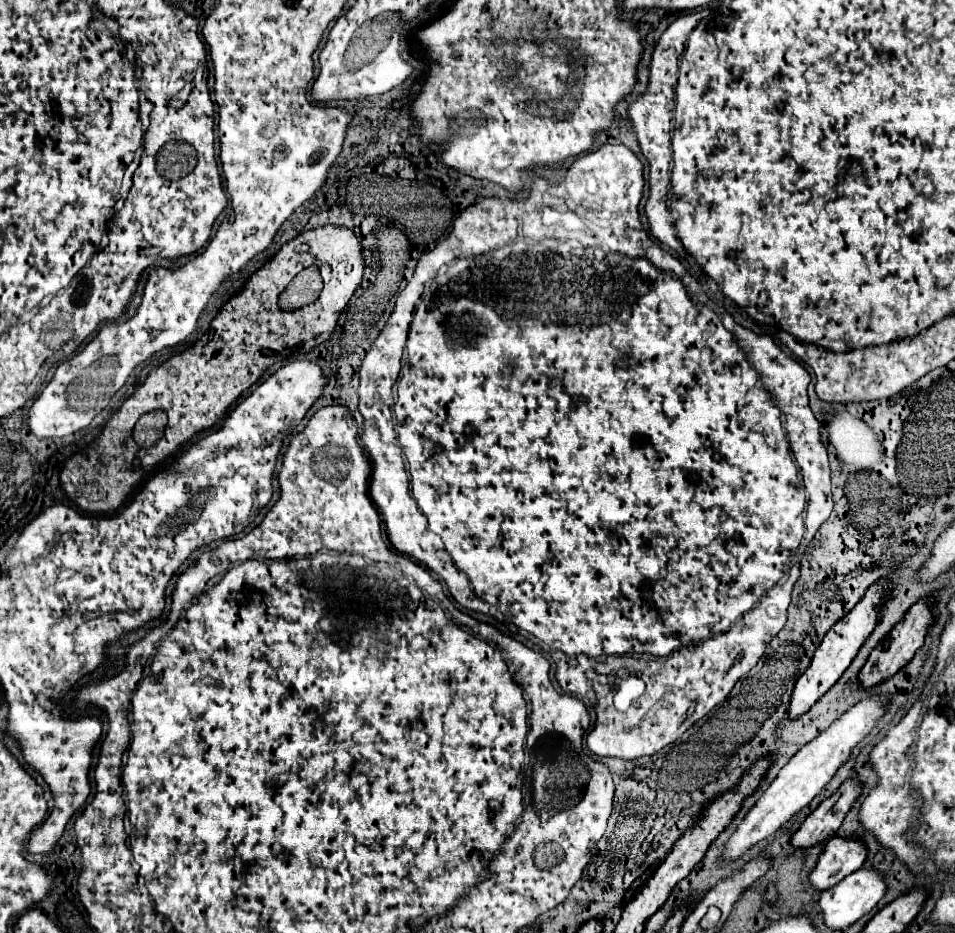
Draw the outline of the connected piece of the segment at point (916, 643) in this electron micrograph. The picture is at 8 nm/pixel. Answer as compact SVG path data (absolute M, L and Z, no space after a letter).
M924 600L924 602L914 604L914 606L908 610L906 618L894 626L894 630L890 632L888 640L882 642L882 644L878 644L878 646L872 650L872 654L870 654L870 658L866 660L864 668L858 672L858 684L868 690L868 688L884 682L886 678L894 676L898 670L902 670L902 668L912 660L914 652L924 644L924 636L926 636L930 624L932 624L930 600Z

